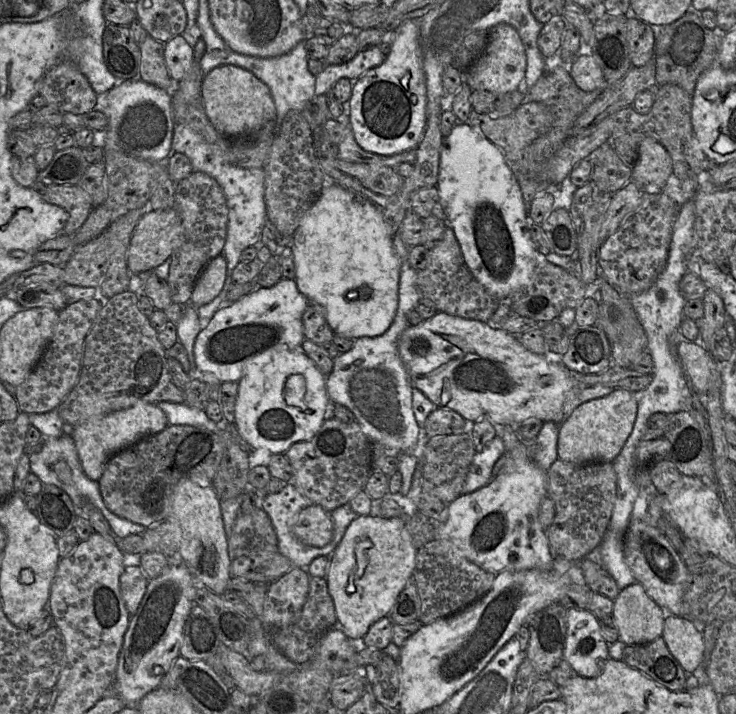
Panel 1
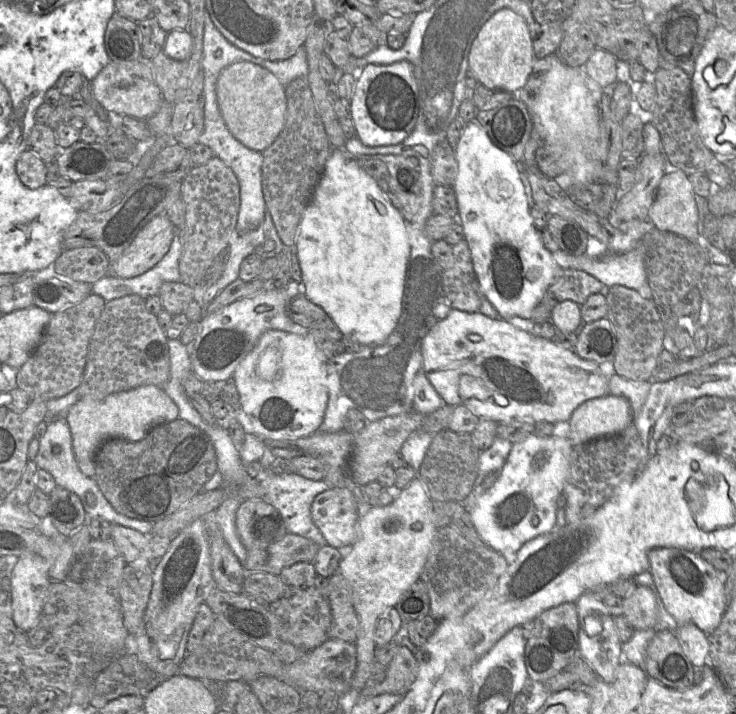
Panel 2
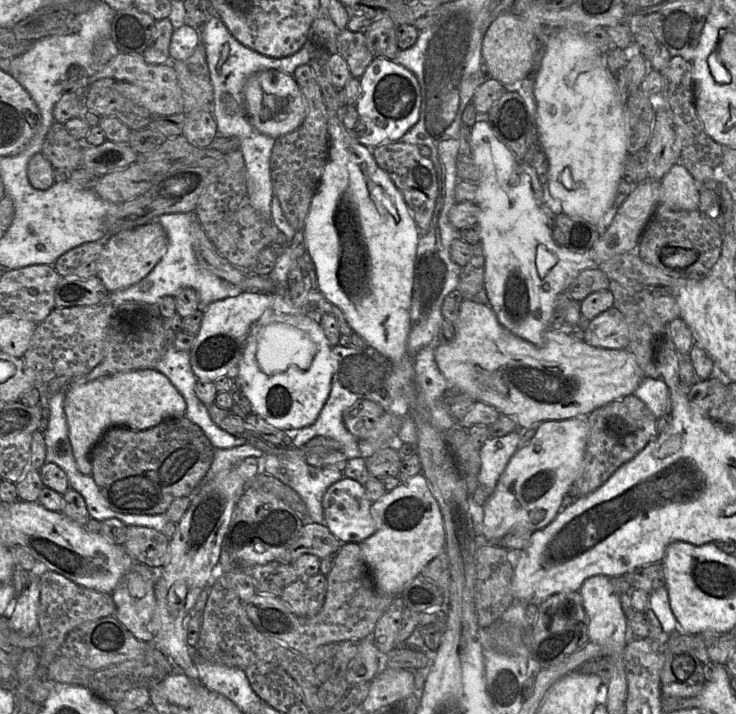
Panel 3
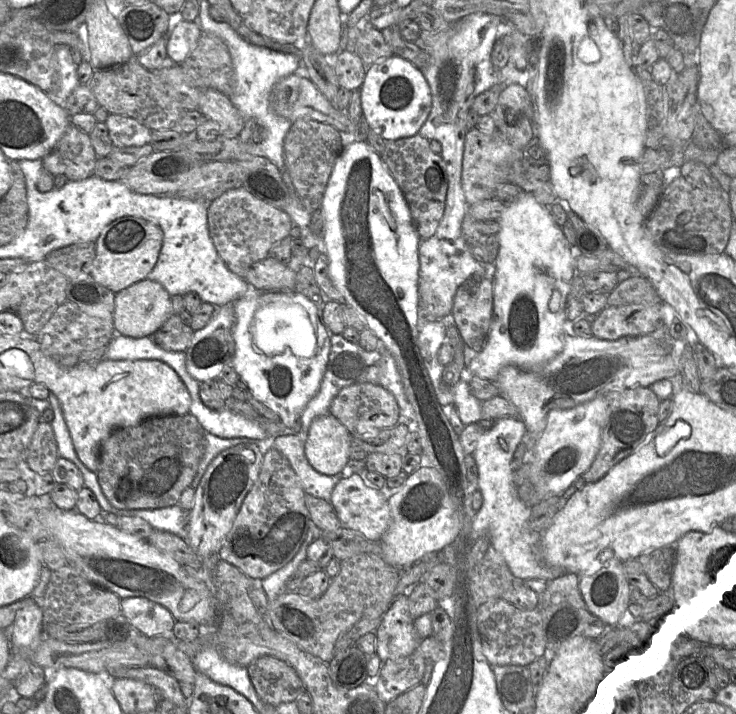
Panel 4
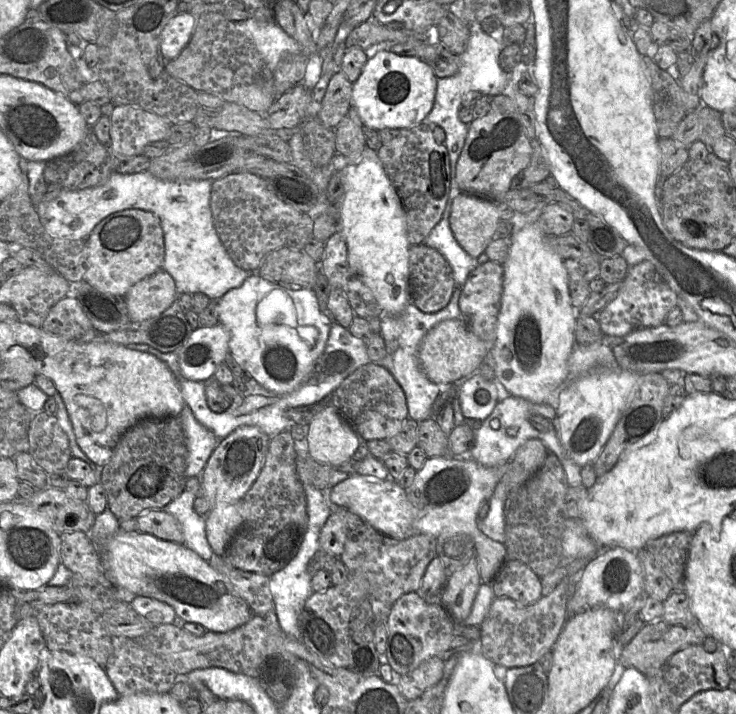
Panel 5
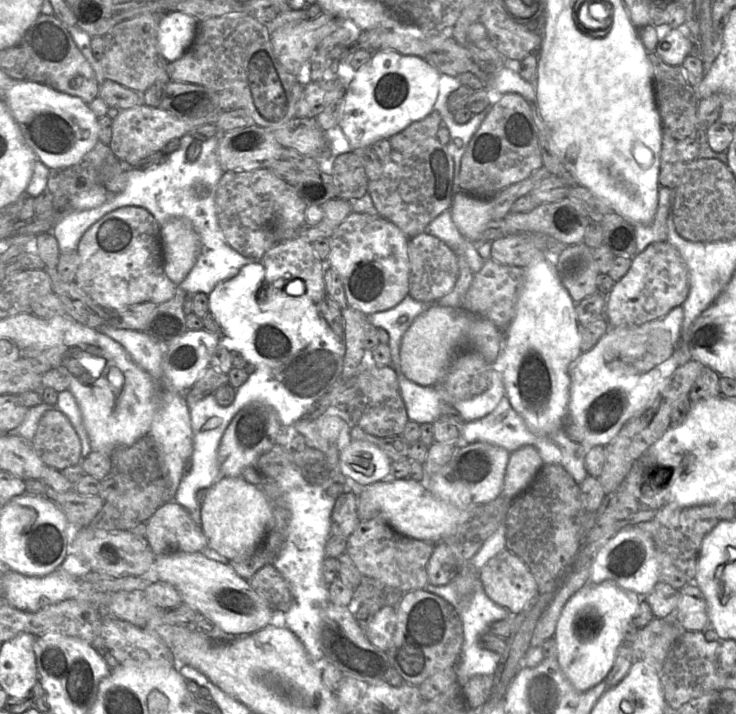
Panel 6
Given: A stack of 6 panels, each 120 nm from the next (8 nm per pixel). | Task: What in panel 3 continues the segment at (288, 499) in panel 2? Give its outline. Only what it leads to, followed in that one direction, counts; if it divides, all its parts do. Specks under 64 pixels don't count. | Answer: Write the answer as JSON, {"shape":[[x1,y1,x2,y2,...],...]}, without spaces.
{"shape":[[295,447,286,449,286,452,281,455,263,454,258,458,258,466,259,474,271,475,299,494,307,506,309,522,316,524,324,523,323,495,332,484,343,478,342,471,310,466,306,462,305,449]]}

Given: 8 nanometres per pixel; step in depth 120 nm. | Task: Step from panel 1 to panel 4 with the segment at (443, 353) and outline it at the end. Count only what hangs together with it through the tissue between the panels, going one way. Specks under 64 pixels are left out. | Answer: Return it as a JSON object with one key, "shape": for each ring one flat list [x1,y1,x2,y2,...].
{"shape":[[566,334,562,351,538,370,531,371,513,365,506,366,493,382,499,388,499,395,503,395,515,406,527,431,541,434,547,423,547,415,553,409,573,408,599,396,606,396,625,389,650,387,656,381,669,379,680,374,681,353,690,348,689,345,674,339,673,349,667,350,651,334,636,337,627,336,614,341,602,340,593,336,579,338]]}

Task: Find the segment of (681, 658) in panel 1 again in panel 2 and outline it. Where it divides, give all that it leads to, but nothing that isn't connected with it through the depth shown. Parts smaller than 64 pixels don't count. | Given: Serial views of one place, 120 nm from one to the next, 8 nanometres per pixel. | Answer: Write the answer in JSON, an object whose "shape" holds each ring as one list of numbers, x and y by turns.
{"shape":[[692,623,678,625,675,630,681,647,694,667,710,665,708,635]]}

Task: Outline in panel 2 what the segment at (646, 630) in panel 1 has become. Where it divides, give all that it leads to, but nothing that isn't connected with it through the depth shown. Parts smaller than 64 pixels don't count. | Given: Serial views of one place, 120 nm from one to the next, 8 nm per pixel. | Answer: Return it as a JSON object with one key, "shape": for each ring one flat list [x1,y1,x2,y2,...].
{"shape":[[638,586,623,600,623,616,635,630,657,628,658,605,653,591]]}

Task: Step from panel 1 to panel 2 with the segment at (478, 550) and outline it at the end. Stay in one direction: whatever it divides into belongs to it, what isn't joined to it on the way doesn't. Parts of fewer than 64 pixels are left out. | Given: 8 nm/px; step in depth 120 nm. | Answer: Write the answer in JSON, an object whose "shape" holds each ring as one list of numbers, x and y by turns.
{"shape":[[536,434,514,443,497,480,478,497,470,510,479,536,491,548,500,552,508,565,516,559,523,544,556,528,556,501,563,492,573,448,568,437]]}

